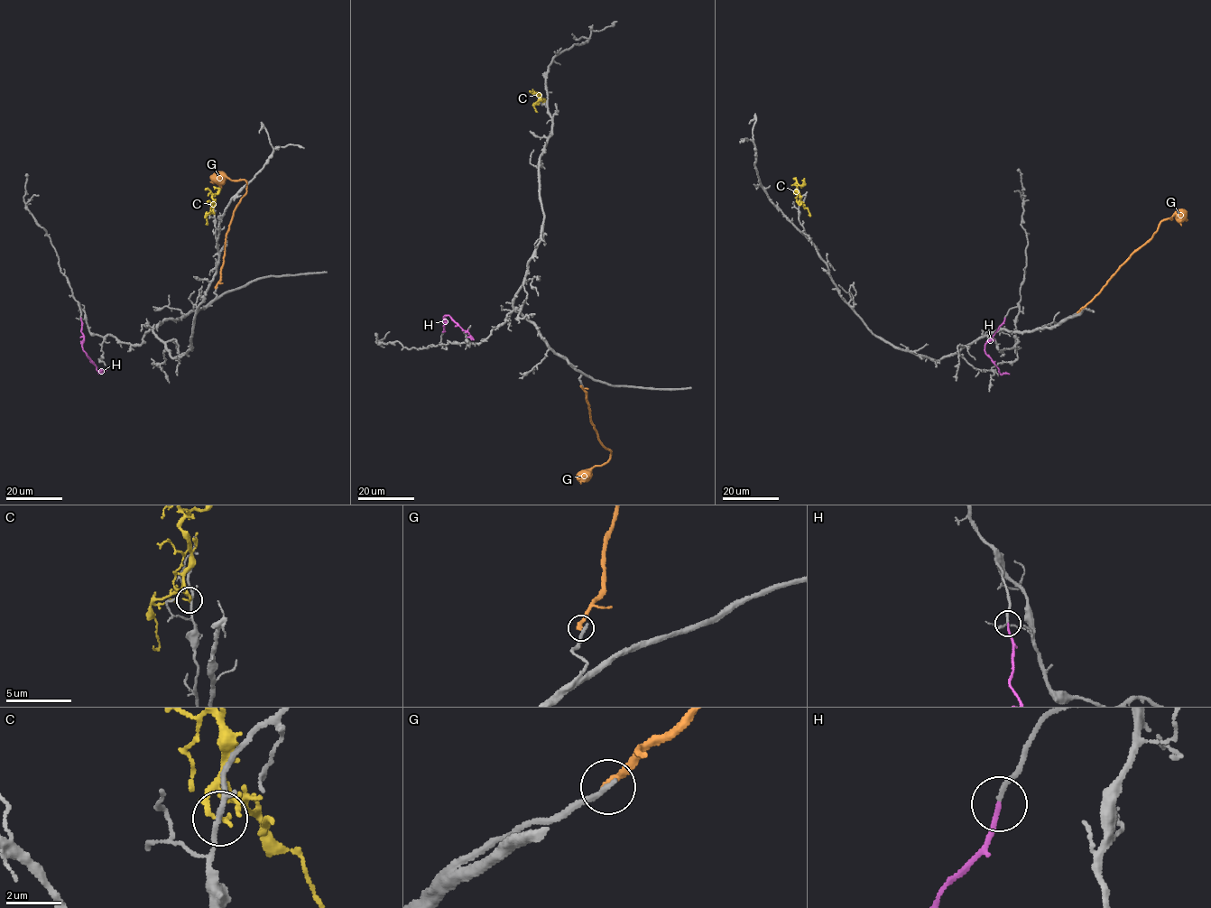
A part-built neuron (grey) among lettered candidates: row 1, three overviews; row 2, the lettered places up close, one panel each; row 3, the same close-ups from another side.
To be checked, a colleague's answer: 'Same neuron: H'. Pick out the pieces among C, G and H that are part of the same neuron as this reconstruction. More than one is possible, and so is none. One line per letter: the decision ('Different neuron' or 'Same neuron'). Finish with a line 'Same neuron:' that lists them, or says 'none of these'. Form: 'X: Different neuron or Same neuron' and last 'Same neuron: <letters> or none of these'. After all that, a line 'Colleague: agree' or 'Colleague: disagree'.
C: Different neuron
G: Different neuron
H: Same neuron
Same neuron: H
Colleague: agree

